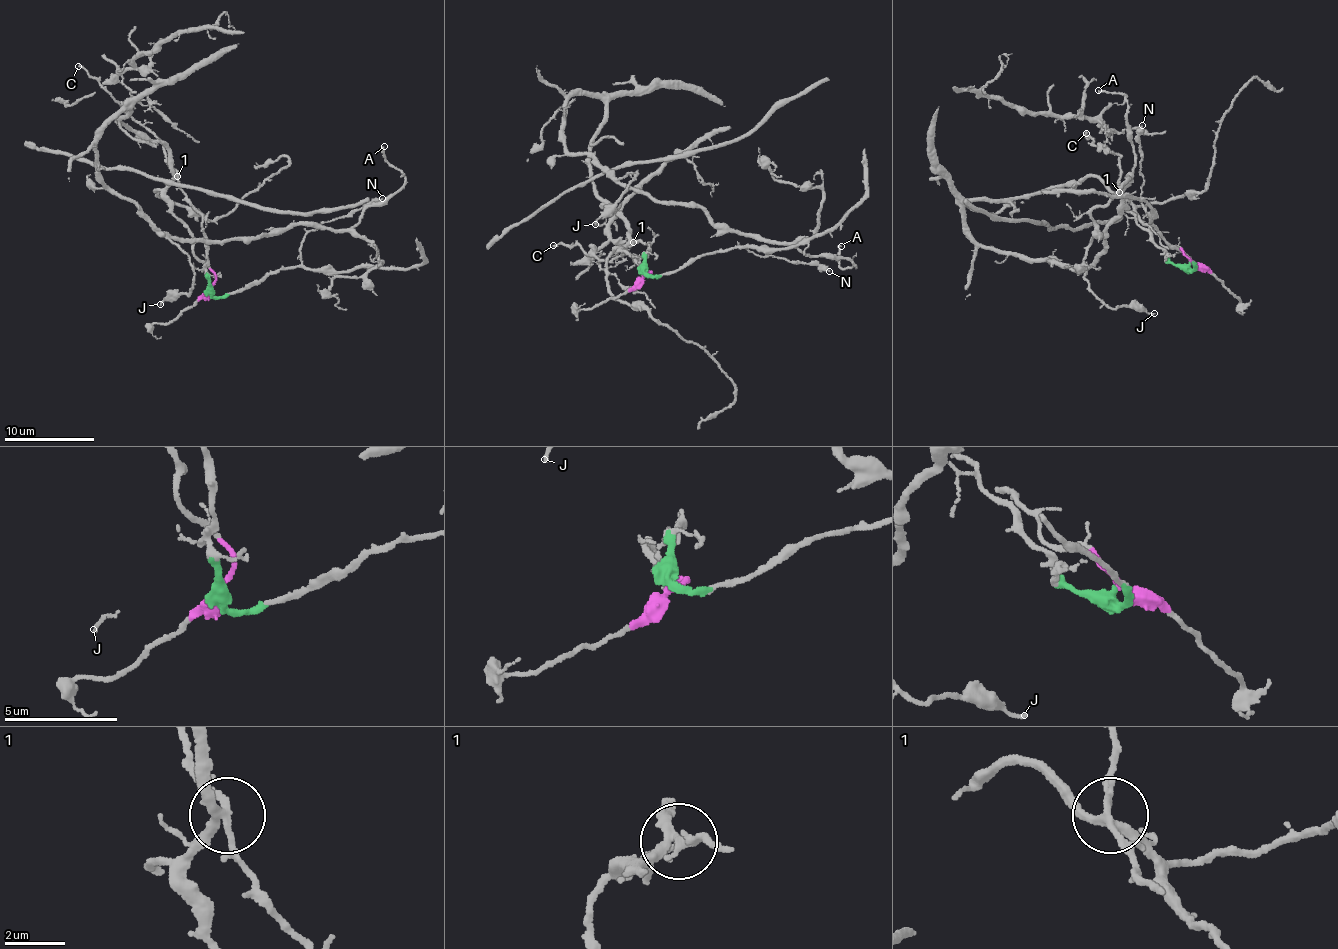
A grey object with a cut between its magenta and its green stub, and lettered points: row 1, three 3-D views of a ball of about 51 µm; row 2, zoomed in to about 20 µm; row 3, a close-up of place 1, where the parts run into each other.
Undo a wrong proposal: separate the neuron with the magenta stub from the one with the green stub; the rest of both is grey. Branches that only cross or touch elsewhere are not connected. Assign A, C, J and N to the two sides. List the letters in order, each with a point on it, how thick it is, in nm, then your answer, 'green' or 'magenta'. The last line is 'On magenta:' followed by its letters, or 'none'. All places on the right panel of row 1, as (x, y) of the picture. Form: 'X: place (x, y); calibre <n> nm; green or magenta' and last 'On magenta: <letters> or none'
A: place (1098, 90); calibre 160 nm; magenta
C: place (1086, 133); calibre 170 nm; green
J: place (1154, 313); calibre 140 nm; magenta
N: place (1142, 125); calibre 320 nm; green
On magenta: A, J

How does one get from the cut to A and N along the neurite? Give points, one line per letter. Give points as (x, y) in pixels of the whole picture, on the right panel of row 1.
A: (1191, 263), (1094, 177), (969, 199), (965, 226), (1077, 269), (1102, 252), (1135, 162), (1127, 100), (1098, 89)
N: (1191, 263), (1195, 268), (1189, 255), (1170, 245), (1152, 223), (1142, 201), (1137, 134), (1141, 125)

